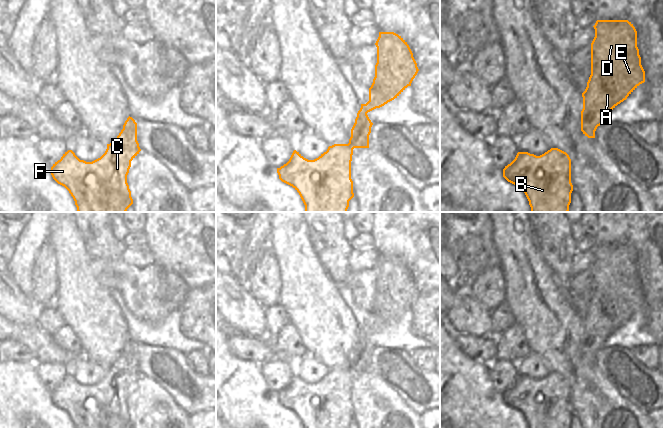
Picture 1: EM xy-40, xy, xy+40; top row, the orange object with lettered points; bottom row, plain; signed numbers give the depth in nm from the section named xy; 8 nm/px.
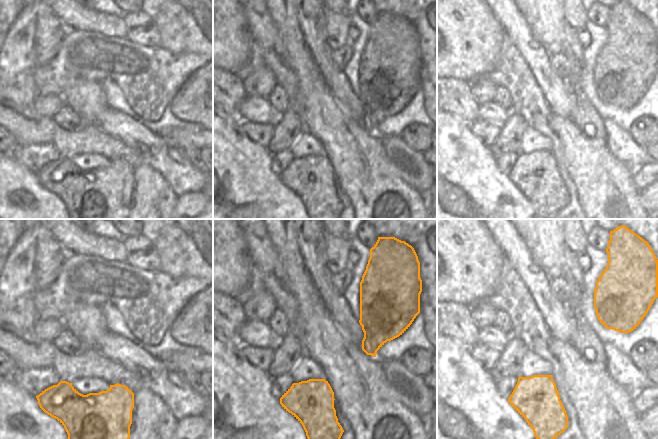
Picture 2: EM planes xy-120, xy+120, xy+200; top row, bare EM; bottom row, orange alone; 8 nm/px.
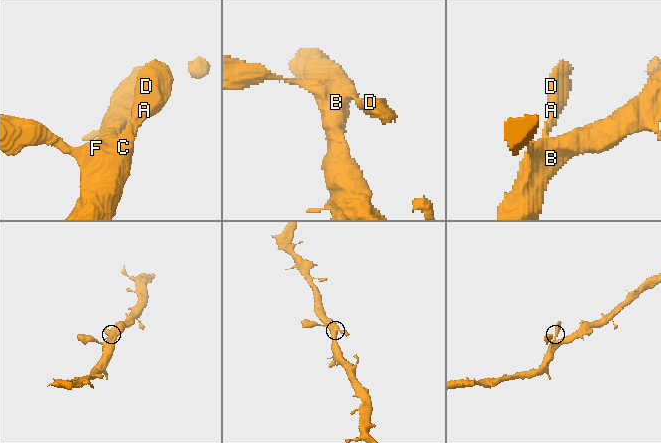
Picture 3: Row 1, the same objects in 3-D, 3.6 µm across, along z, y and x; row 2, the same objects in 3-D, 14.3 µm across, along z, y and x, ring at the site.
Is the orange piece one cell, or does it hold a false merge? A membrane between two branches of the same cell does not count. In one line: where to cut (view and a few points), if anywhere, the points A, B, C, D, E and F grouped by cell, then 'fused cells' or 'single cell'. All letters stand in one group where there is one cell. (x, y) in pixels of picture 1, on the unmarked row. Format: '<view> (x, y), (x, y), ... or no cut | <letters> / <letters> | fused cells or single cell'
no cut | A B C D E F | single cell

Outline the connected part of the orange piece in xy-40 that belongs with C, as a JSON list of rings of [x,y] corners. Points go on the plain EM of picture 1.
[[[129,340],[119,359],[107,368],[107,373],[100,382],[86,386],[80,384],[72,374],[68,374],[53,388],[51,399],[58,408],[69,415],[75,428],[133,428],[127,399],[131,385],[140,375],[137,365],[137,347]]]

